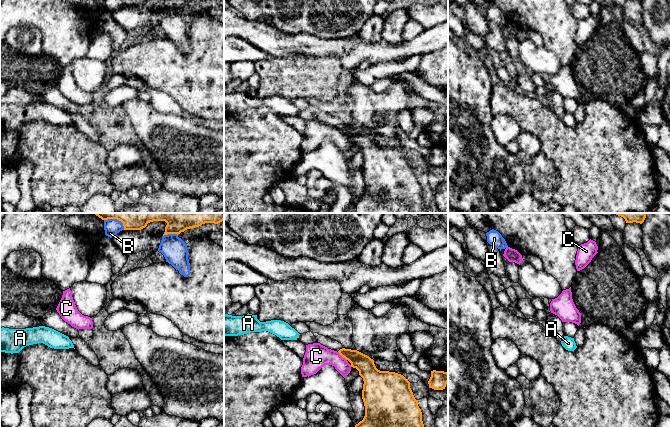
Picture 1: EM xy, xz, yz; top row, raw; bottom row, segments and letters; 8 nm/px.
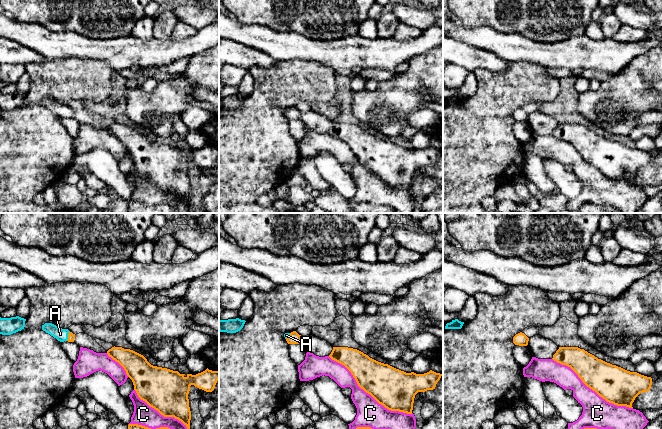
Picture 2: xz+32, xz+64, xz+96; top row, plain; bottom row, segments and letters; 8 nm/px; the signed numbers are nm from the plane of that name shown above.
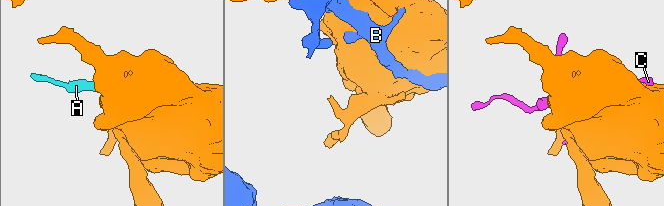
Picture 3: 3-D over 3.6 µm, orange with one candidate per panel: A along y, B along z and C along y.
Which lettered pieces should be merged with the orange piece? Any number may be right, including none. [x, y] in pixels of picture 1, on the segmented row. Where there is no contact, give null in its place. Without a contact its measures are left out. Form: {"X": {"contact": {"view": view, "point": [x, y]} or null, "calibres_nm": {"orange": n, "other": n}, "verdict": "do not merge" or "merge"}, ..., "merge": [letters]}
{"A": {"contact": null, "verdict": "merge"}, "B": {"contact": {"view": "xy", "point": [170, 233]}, "calibres_nm": {"orange": 280, "other": 200}, "verdict": "do not merge"}, "C": {"contact": {"view": "xz", "point": [342, 356]}, "calibres_nm": {"orange": 150, "other": 190}, "verdict": "do not merge"}, "merge": ["A"]}

